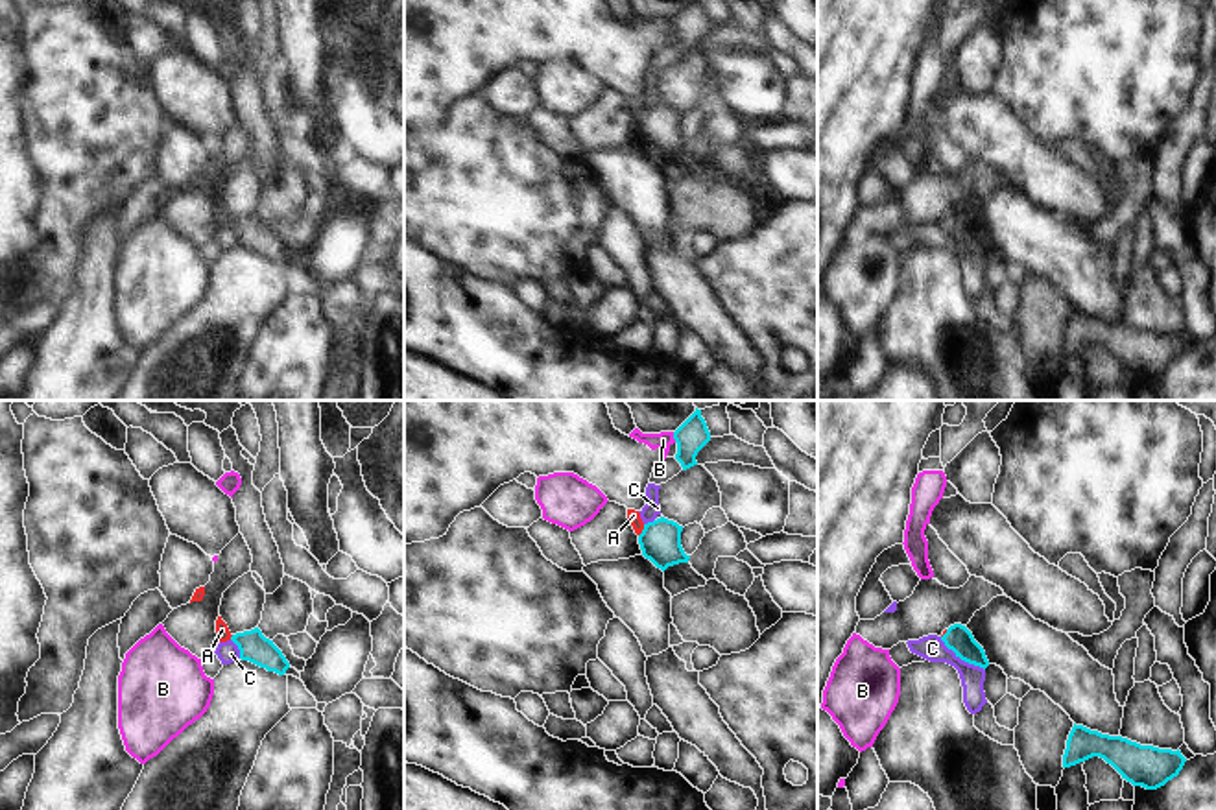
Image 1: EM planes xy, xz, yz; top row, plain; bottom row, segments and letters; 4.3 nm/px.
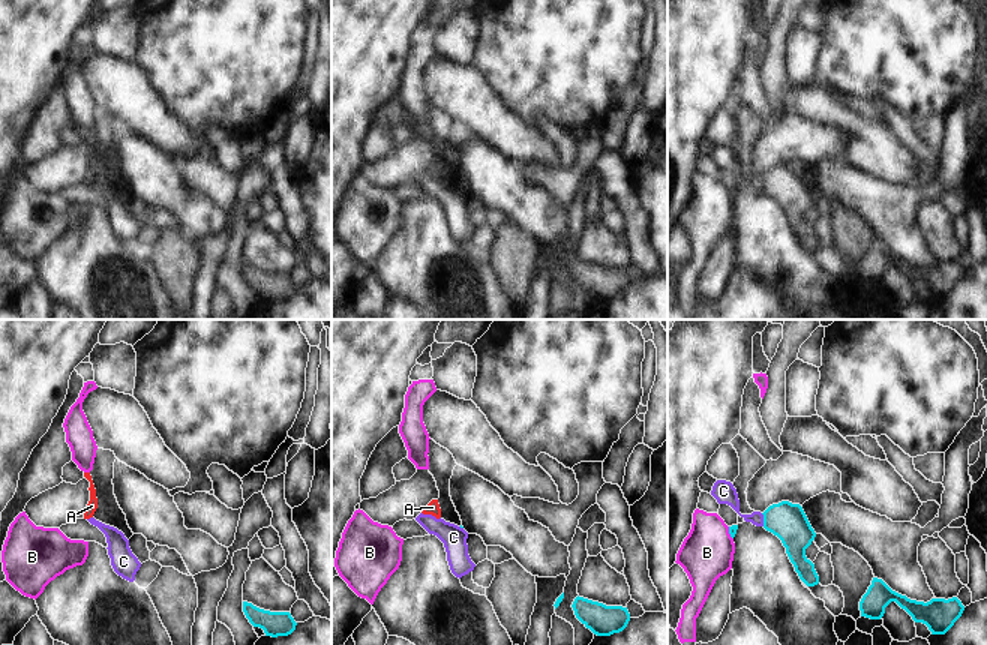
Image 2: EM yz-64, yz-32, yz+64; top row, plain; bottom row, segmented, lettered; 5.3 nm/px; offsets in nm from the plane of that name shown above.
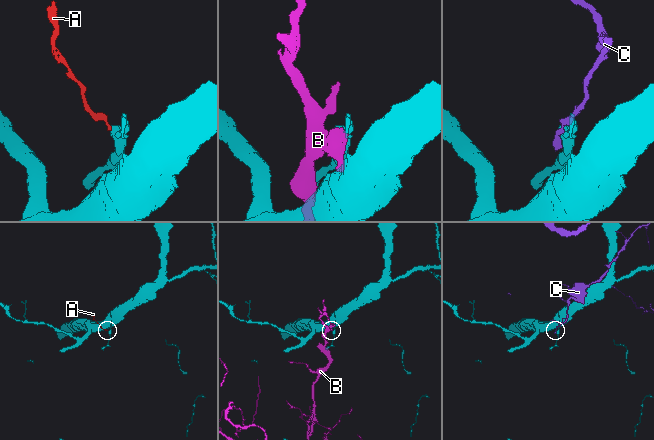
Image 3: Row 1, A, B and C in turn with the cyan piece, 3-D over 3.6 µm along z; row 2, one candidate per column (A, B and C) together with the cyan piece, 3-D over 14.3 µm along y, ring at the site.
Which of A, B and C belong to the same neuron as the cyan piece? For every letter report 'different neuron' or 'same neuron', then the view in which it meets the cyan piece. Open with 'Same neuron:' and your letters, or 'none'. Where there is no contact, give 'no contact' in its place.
Same neuron: A
A: same neuron; contact in xz
B: different neuron; contact in xz
C: different neuron; contact in yz

